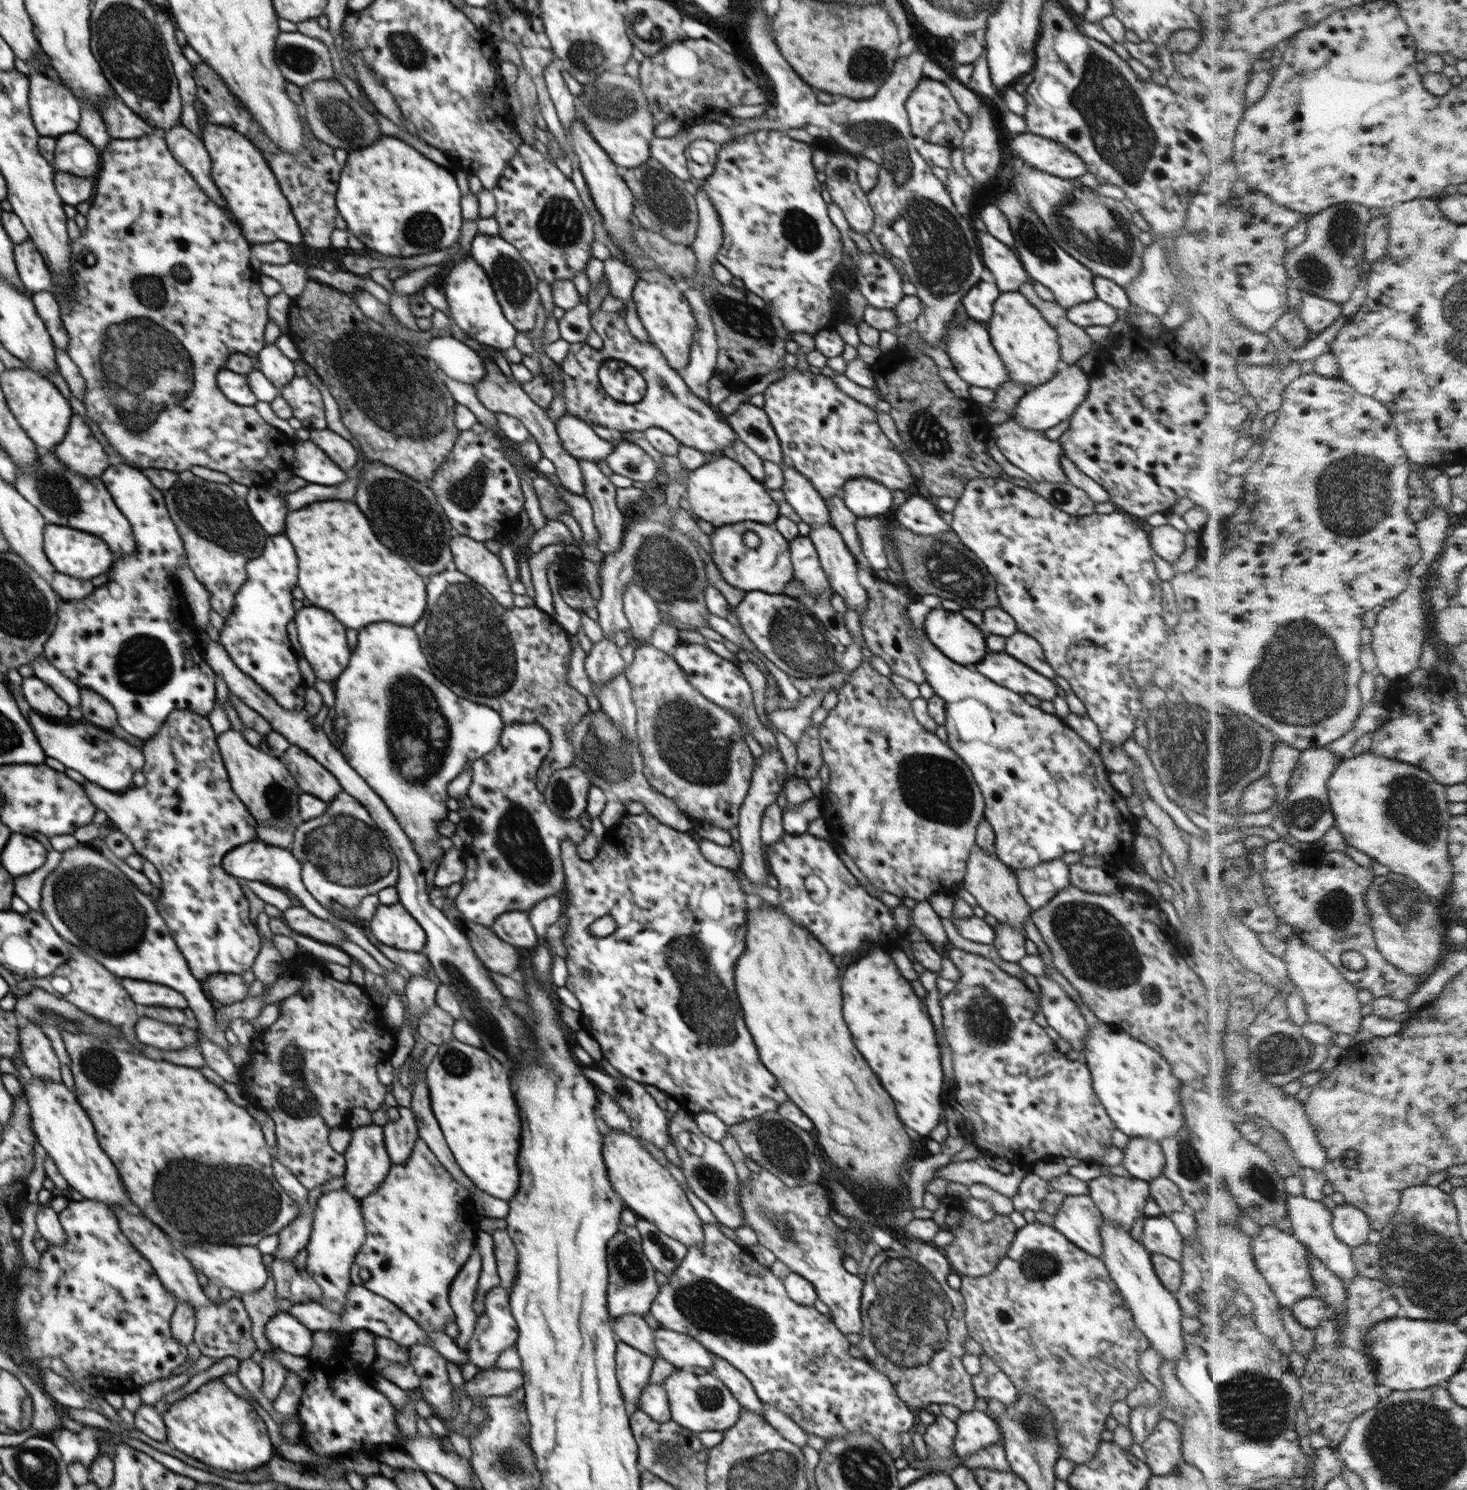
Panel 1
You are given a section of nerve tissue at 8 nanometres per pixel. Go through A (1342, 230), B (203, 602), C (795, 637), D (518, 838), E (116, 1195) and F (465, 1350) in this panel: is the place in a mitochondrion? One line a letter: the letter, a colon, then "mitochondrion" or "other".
A: mitochondrion
B: other
C: mitochondrion
D: mitochondrion
E: other
F: other

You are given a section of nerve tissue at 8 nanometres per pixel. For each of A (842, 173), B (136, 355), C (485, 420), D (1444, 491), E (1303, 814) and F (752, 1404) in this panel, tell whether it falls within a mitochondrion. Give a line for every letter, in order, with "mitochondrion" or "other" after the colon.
A: mitochondrion
B: mitochondrion
C: other
D: other
E: mitochondrion
F: other

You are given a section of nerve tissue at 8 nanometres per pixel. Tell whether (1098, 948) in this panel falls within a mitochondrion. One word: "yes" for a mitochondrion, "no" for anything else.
yes

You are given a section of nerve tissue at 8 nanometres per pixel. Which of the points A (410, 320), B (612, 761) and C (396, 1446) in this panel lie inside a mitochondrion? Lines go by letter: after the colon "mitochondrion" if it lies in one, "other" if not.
A: other
B: mitochondrion
C: other

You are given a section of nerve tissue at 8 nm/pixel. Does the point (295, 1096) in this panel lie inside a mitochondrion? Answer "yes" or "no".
yes

